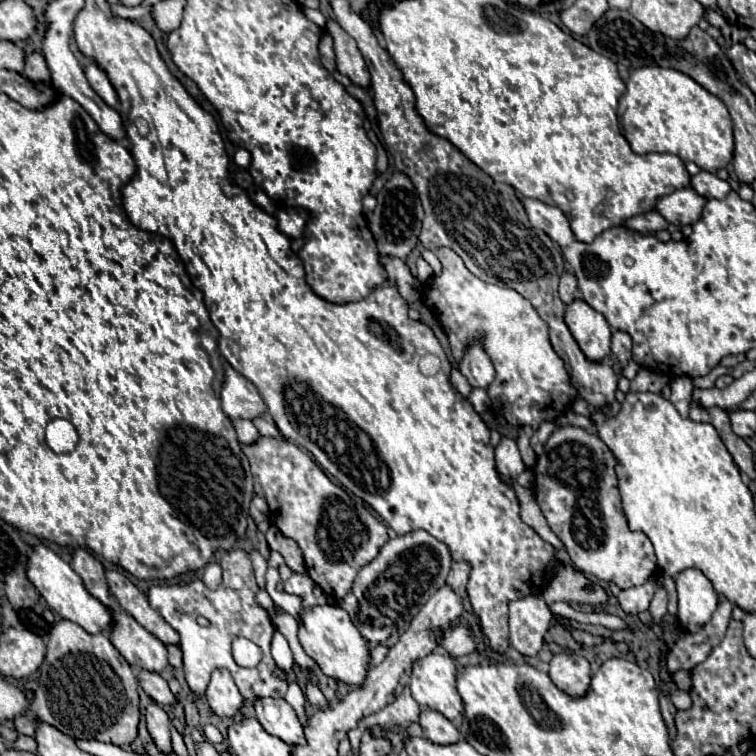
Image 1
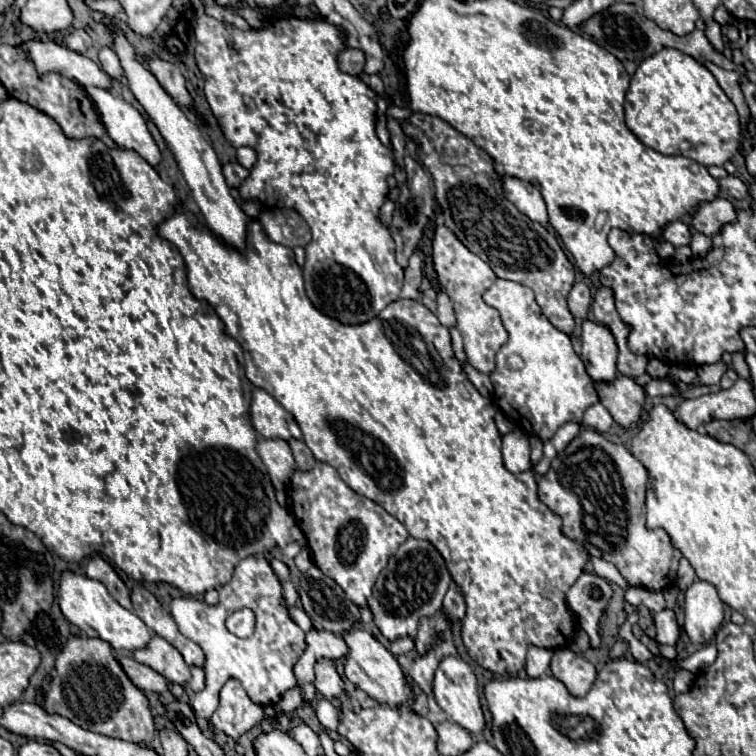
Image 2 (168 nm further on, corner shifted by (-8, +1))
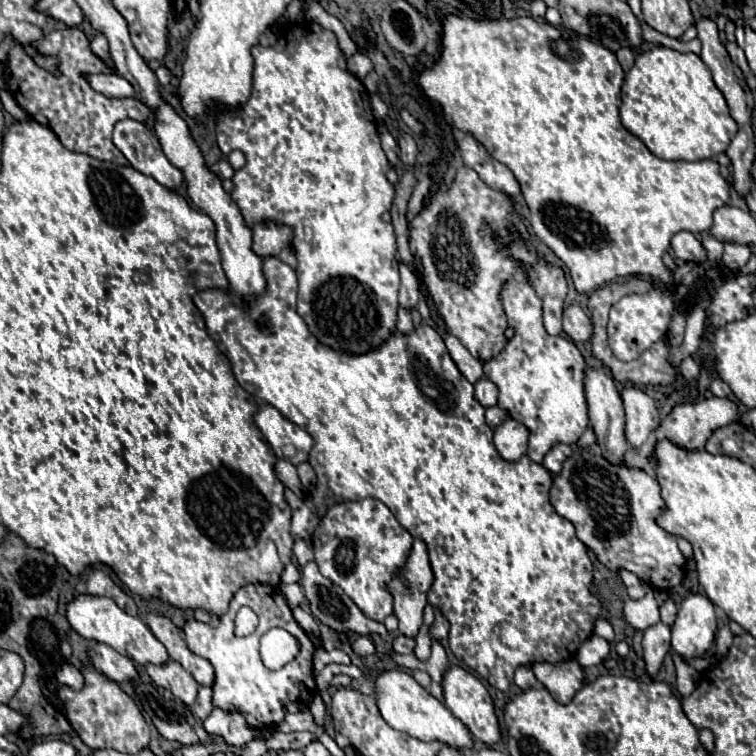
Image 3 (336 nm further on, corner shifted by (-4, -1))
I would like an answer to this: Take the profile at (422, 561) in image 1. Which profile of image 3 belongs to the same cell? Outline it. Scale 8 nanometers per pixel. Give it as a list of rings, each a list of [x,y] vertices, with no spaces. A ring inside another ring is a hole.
[[[415,539],[401,571],[395,573],[391,577],[391,581],[387,583],[387,589],[393,597],[393,615],[399,619],[399,633],[403,633],[405,637],[415,637],[421,623],[423,623],[423,609],[429,603],[427,591],[431,591],[433,579],[435,577],[433,577],[431,563],[429,563],[429,557],[427,557],[427,545],[421,539]]]

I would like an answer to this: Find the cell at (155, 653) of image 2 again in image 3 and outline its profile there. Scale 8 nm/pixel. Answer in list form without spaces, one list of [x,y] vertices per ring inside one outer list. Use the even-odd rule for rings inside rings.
[[[169,659],[167,663],[163,663],[163,667],[155,667],[155,665],[143,665],[145,671],[149,673],[149,677],[163,689],[169,689],[177,699],[181,699],[185,705],[193,705],[195,697],[197,697],[197,687],[199,683],[193,679],[191,673],[187,673],[177,661]]]

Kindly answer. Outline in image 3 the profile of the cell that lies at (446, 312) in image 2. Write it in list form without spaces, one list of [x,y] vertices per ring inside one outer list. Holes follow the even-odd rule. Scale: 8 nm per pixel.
[[[451,333],[445,335],[445,345],[447,345],[447,349],[449,349],[451,359],[455,361],[455,365],[459,367],[459,371],[465,375],[465,379],[467,379],[469,383],[477,383],[477,381],[481,379],[481,375],[483,375],[483,363],[481,363],[479,359],[475,359],[475,357],[463,347],[463,343],[461,343],[455,335],[451,335]]]

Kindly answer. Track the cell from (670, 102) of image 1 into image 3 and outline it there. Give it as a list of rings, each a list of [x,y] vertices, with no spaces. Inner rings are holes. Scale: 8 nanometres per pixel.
[[[667,47],[643,51],[621,87],[621,123],[639,137],[645,147],[667,161],[703,161],[725,153],[737,123],[729,115],[723,93],[715,87],[711,71],[693,53],[679,53]]]

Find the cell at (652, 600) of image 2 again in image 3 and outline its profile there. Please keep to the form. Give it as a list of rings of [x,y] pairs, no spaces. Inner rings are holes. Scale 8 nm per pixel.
[[[667,599],[667,601],[661,603],[659,611],[661,611],[661,621],[667,623],[667,625],[673,625],[675,615],[677,615],[677,605],[675,605],[671,599]]]

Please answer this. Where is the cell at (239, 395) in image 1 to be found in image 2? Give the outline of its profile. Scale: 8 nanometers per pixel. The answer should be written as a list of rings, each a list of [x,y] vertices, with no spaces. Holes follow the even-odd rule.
[[[253,389],[249,421],[257,429],[259,435],[265,439],[303,439],[299,425],[295,423],[293,415],[285,411],[267,391]]]

